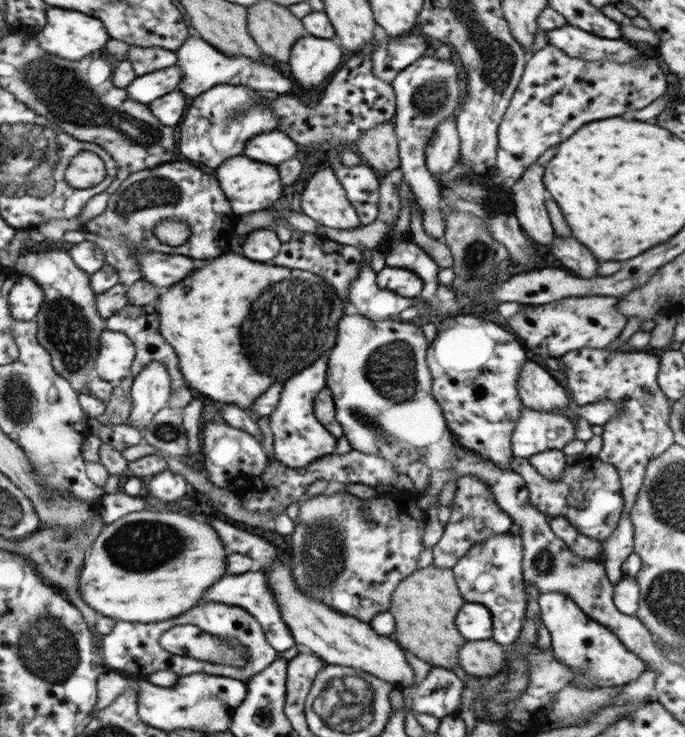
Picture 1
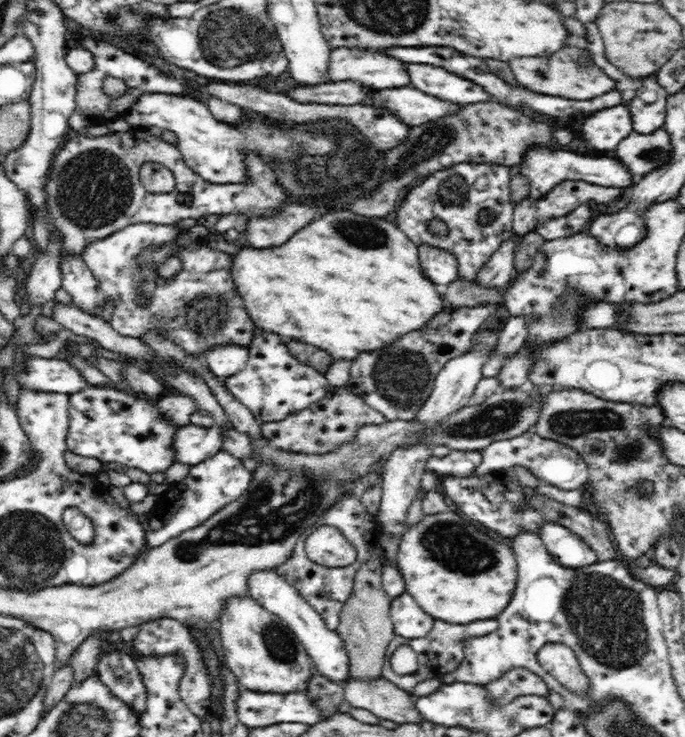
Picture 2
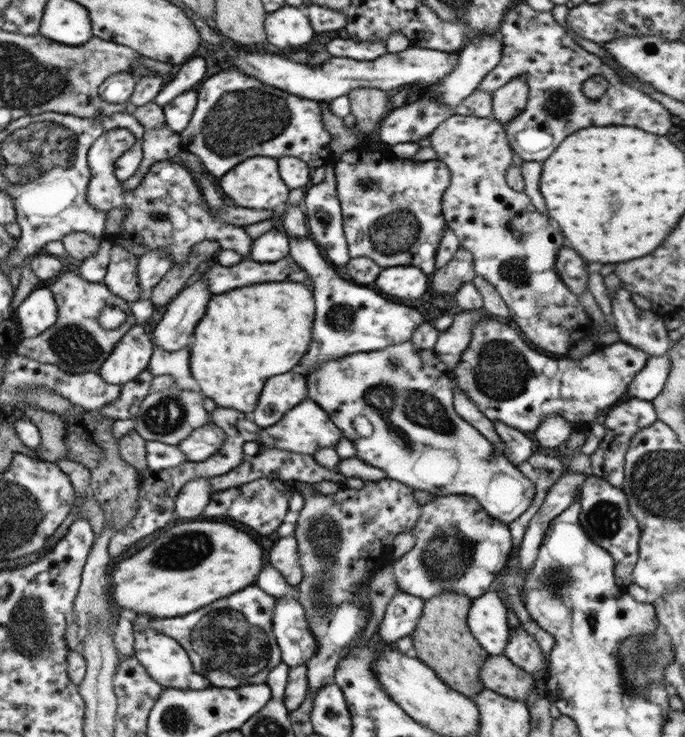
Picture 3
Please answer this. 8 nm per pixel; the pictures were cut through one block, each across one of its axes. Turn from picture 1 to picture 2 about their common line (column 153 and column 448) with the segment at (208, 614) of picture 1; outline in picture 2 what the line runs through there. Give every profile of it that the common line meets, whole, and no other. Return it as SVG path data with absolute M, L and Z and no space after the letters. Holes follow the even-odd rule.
M436 620L434 622L434 628L432 632L428 632L424 638L416 638L416 640L408 640L404 636L394 636L388 644L388 650L386 650L386 662L384 662L384 670L382 670L382 678L392 682L394 686L406 690L406 692L414 692L414 686L424 682L424 680L440 680L442 676L450 674L452 670L456 670L460 666L460 662L464 660L464 640L468 638L474 638L474 636L490 636L492 632L498 630L498 620L482 620L482 622L470 622L470 624L448 624L448 622L442 622L442 620ZM398 646L410 646L416 654L418 654L418 670L414 674L406 674L406 676L396 676L396 672L392 670L392 654Z

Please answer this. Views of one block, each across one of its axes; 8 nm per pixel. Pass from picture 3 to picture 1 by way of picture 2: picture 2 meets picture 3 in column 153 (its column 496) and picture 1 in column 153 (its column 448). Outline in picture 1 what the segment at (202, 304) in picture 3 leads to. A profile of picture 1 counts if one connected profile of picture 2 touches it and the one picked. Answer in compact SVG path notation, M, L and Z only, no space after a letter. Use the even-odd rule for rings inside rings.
M151 362L135 378L131 386L131 414L127 424L139 432L155 418L155 412L169 406L171 400L171 376L165 364Z

